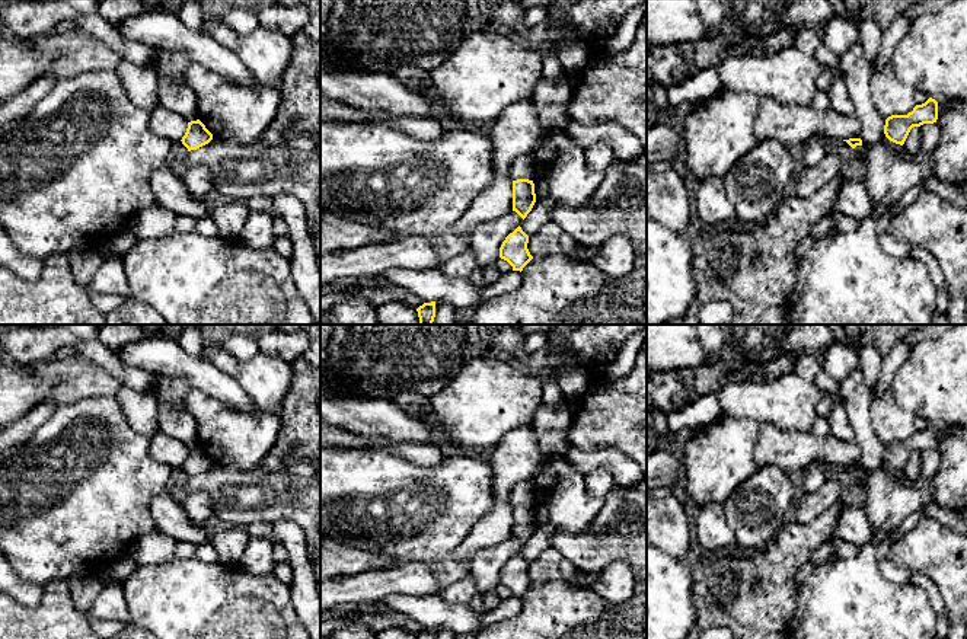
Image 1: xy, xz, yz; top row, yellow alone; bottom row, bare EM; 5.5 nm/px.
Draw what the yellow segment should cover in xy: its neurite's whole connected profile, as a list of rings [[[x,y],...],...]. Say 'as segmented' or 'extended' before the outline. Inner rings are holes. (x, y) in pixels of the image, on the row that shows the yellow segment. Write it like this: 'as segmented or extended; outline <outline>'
as segmented; outline [[[197,119],[188,122],[185,135],[182,137],[182,144],[191,150],[197,150],[213,140],[213,134],[205,128],[205,125]]]

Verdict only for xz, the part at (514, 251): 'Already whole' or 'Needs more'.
Already whole

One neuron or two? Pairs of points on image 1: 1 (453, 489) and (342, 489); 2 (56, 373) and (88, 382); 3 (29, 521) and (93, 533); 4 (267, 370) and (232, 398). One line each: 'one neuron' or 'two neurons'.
1: one neuron
2: one neuron
3: one neuron
4: two neurons

